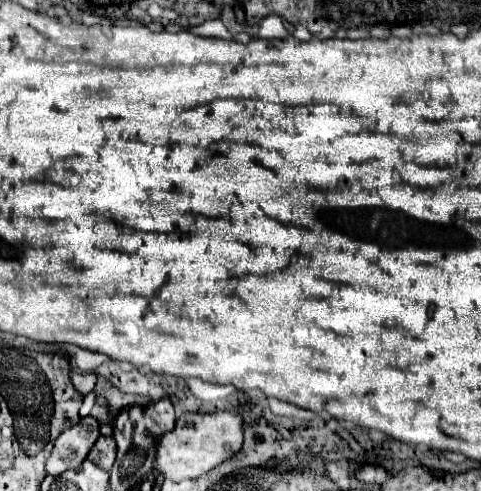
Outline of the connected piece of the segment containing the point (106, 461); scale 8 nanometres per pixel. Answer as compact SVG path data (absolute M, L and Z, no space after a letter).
M99 437L95 447L91 449L89 453L89 459L99 465L101 469L105 471L111 471L111 465L115 461L115 455L117 455L117 445L115 445L115 439L113 437Z

